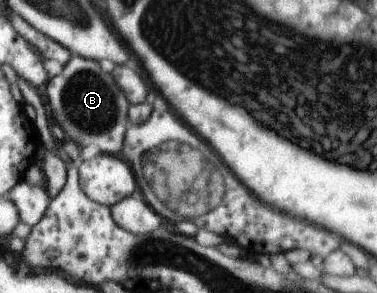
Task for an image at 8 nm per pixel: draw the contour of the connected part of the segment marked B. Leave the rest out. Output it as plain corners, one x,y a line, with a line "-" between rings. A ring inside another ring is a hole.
72,56
62,73
47,83
46,93
53,125
63,138
73,140
81,148
97,145
103,154
120,155
130,103
111,72
103,71
98,61

